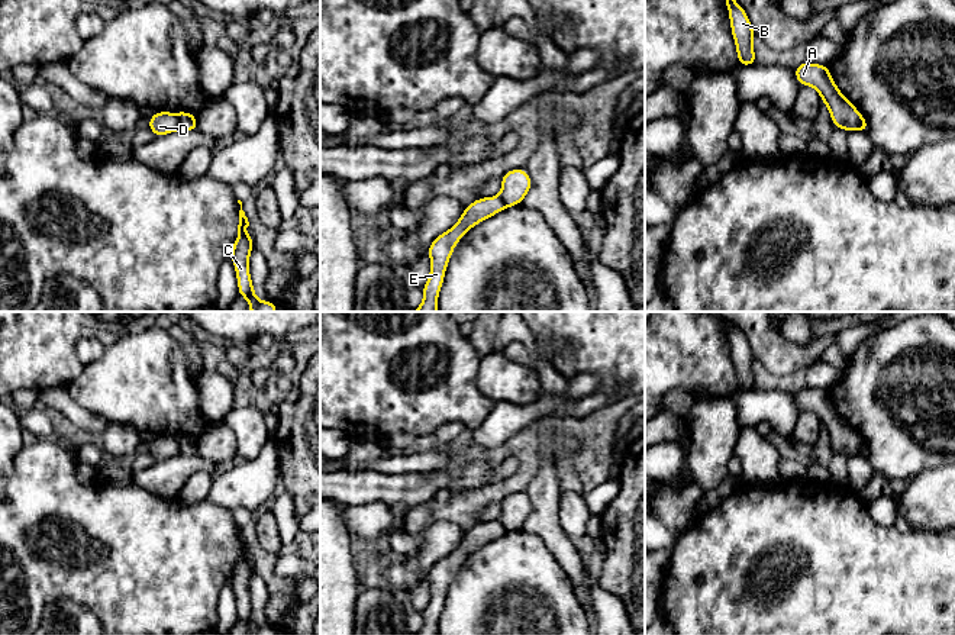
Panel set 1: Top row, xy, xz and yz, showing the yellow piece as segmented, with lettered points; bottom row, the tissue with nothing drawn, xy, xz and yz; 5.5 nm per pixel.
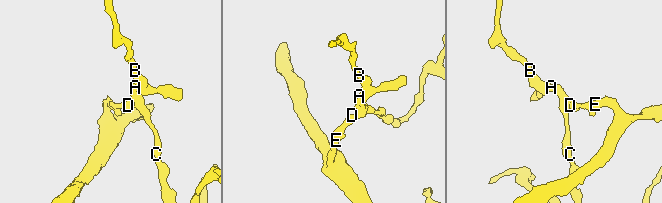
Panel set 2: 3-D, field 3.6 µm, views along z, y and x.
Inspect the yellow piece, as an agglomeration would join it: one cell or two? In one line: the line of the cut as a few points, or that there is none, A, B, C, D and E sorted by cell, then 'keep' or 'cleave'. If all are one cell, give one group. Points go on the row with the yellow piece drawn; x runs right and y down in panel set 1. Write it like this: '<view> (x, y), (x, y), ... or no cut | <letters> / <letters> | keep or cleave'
xy (174, 113), (180, 128) | A B C / D E | cleave

